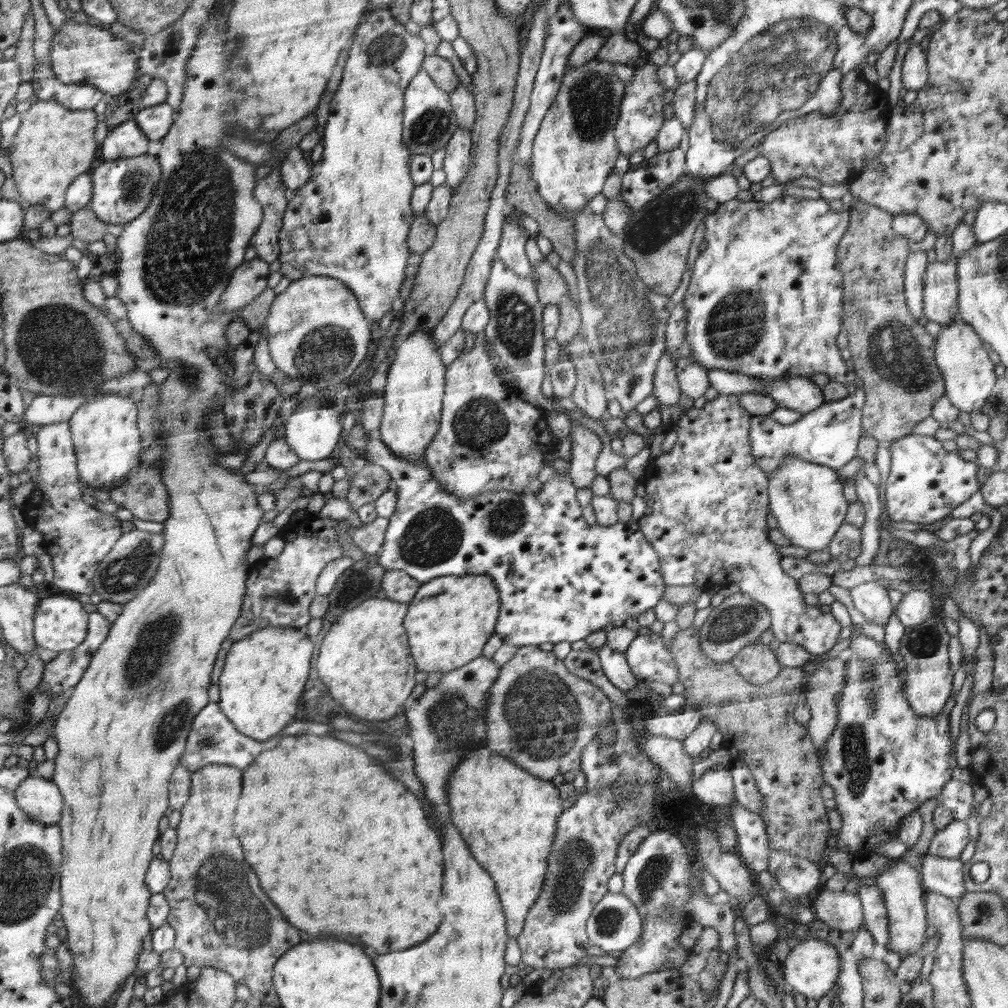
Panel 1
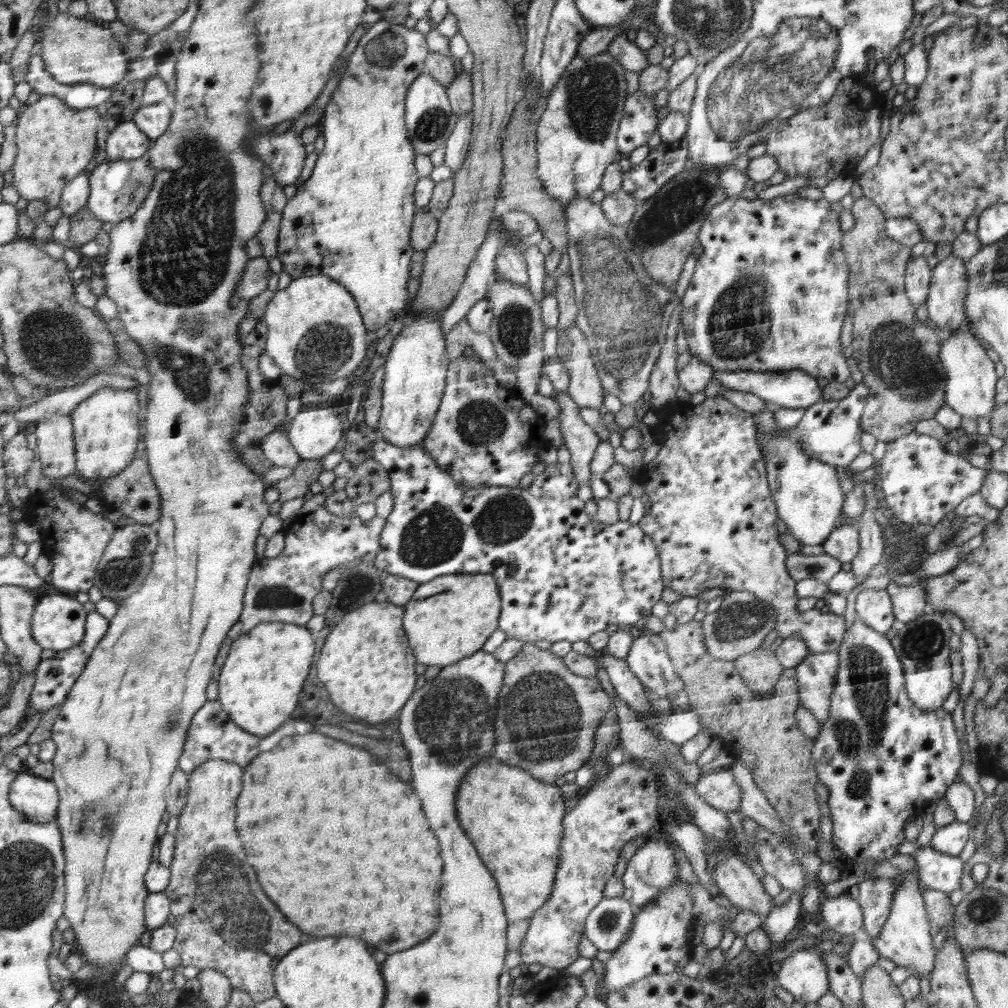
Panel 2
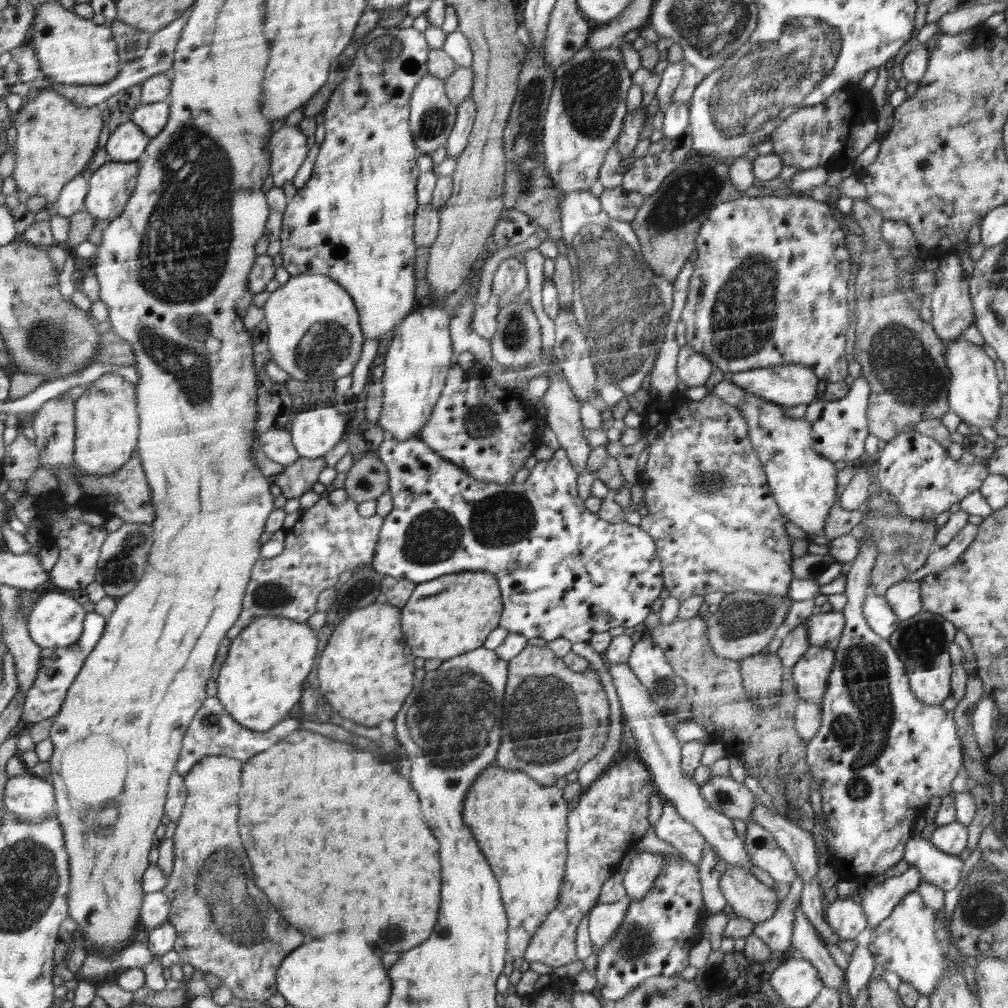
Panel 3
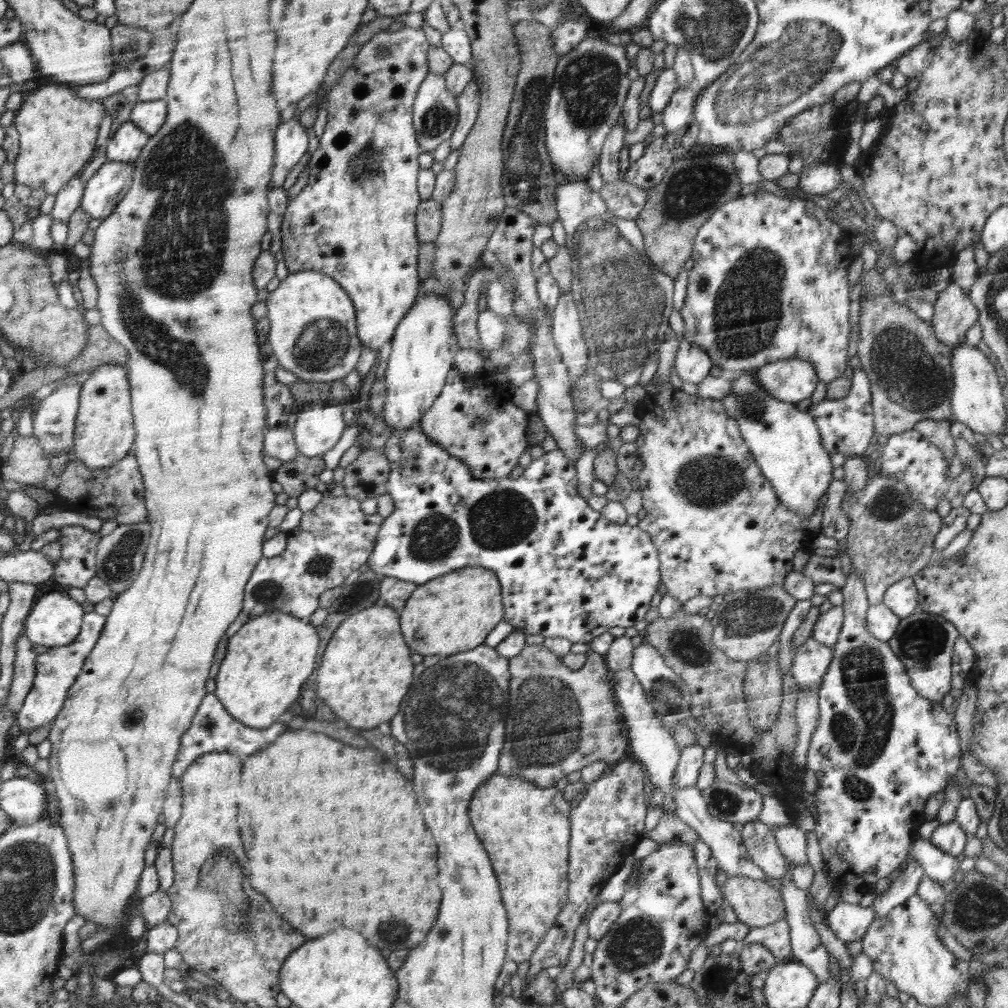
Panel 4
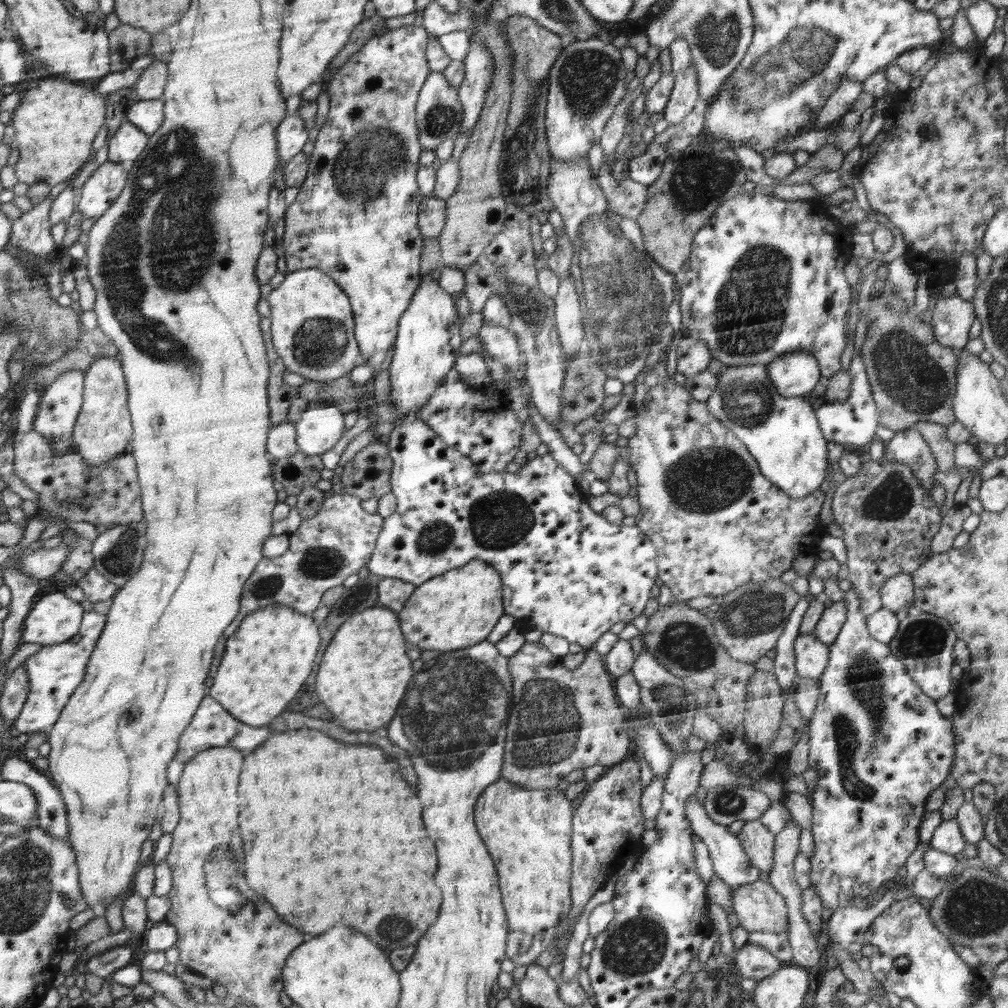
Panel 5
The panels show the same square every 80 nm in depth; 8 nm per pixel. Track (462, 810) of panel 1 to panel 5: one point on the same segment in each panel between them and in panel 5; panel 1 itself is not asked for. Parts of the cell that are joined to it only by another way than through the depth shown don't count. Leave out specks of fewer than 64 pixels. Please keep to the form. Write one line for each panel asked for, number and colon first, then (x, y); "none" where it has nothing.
2: (515, 820)
3: (520, 826)
4: (525, 828)
5: (527, 832)

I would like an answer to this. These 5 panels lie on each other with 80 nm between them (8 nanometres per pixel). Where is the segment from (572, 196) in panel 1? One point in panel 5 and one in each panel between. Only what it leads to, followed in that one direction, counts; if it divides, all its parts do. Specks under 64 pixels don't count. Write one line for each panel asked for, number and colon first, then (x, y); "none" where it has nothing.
2: (577, 135)
3: (586, 112)
4: (587, 96)
5: (584, 82)

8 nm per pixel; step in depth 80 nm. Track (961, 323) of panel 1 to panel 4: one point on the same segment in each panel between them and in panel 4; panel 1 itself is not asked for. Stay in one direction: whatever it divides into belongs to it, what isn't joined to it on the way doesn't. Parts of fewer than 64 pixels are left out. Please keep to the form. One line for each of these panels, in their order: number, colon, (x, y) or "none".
2: (970, 391)
3: (974, 395)
4: (978, 402)

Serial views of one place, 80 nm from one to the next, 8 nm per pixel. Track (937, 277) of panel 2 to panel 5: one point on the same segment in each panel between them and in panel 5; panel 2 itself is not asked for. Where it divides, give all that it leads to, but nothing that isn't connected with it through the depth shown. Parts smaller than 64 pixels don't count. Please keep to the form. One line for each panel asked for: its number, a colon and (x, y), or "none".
3: (952, 312)
4: (954, 313)
5: (952, 317)

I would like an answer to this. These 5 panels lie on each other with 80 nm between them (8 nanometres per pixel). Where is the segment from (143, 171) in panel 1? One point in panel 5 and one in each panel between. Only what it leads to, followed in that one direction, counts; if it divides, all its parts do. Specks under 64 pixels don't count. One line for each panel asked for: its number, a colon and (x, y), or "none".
2: (118, 188)
3: (110, 187)
4: (107, 187)
5: (101, 190)

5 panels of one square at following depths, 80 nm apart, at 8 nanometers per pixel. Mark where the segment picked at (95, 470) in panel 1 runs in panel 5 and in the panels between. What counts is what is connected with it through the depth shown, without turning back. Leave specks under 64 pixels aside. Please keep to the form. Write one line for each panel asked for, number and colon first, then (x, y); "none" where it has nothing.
2: (106, 426)
3: (108, 423)
4: (104, 433)
5: (103, 428)

